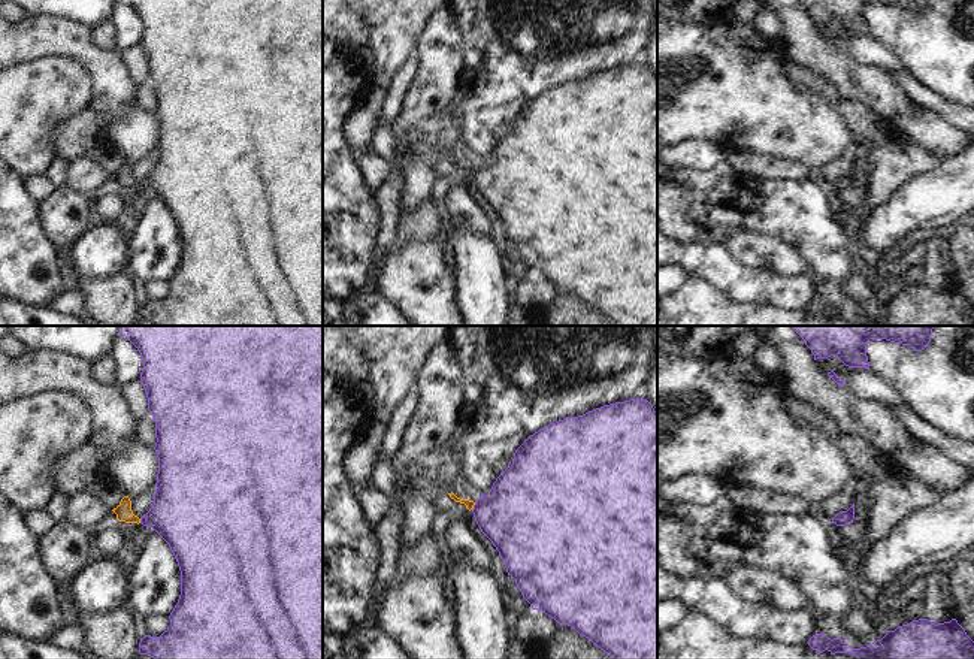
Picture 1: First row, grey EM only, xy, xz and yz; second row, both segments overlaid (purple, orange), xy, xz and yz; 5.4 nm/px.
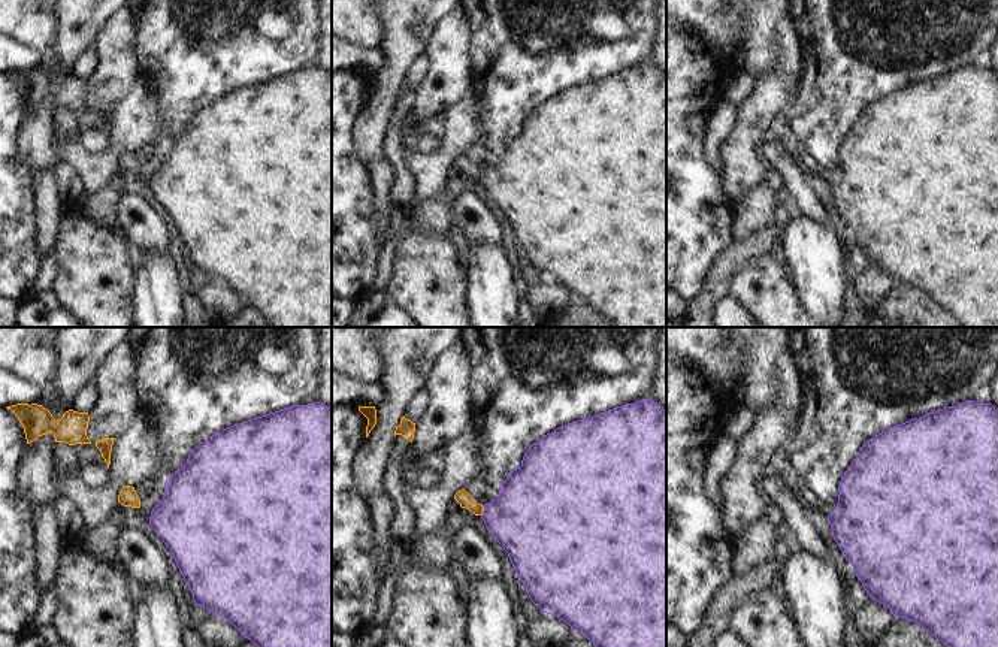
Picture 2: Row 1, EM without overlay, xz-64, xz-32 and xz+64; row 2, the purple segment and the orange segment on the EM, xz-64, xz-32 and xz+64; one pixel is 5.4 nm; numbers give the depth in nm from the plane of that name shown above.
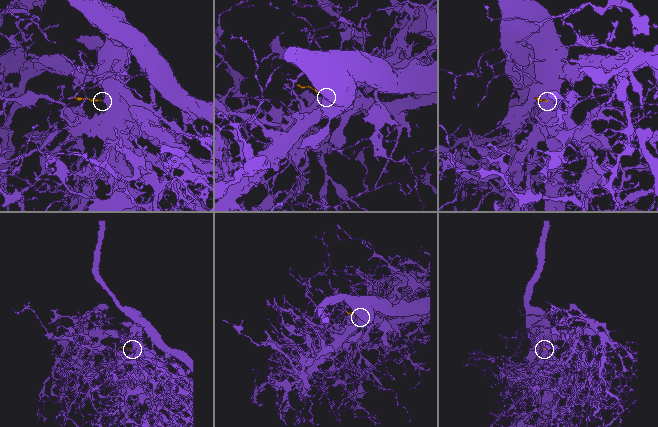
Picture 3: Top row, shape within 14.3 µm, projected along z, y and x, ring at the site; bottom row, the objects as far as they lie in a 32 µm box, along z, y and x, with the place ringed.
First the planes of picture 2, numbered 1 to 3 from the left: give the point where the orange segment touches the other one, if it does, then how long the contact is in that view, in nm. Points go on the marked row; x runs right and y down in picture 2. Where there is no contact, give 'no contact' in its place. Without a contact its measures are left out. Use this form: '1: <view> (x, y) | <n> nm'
1: no contact
2: xz-32 (484, 510) | 60 nm
3: no contact

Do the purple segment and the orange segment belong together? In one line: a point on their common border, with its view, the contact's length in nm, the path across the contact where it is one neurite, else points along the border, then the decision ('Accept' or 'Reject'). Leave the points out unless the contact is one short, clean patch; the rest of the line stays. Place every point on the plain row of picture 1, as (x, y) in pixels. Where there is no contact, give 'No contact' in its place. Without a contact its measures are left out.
Touches purple at xz (474, 172). Shared border 50 nm. Path across: xz (519, 180), (498, 180), (474, 172), (469, 169). Accept.

